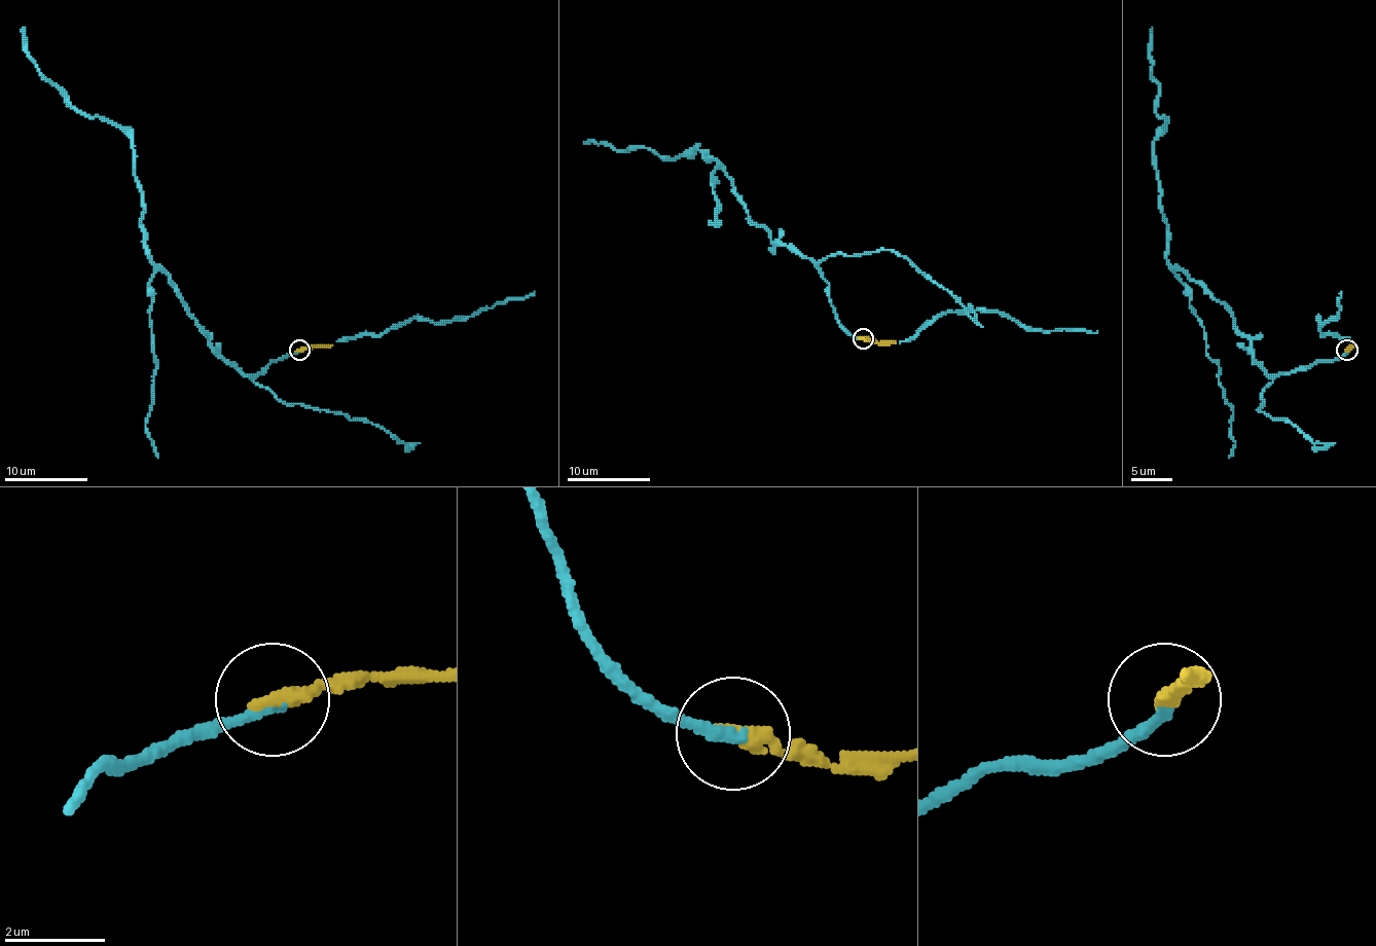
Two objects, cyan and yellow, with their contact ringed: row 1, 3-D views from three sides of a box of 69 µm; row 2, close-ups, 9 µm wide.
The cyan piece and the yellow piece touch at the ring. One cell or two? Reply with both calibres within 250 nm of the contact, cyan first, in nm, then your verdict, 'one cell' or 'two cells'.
240 nm thick on the cyan side, 360 nm on the other; two cells

